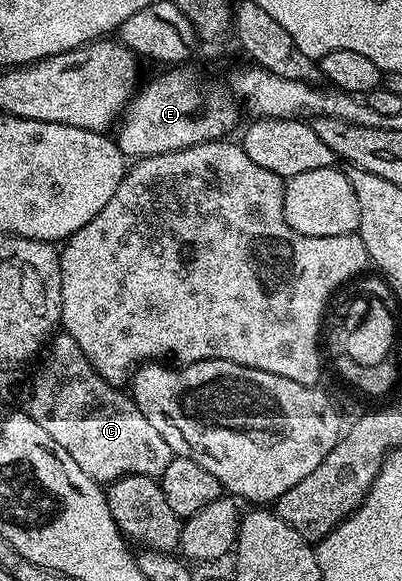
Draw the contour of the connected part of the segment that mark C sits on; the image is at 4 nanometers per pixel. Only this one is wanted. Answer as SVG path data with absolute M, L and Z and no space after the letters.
M65 333L56 334L42 359L43 364L33 371L31 380L30 417L41 425L41 429L45 429L45 433L49 433L49 437L53 437L53 441L57 441L61 449L65 449L65 453L69 453L69 457L73 457L73 461L77 461L77 465L81 465L90 479L99 485L110 485L126 475L162 477L173 458L169 445L165 445L161 433L149 425L145 413L137 409L135 400L126 390L114 387L99 376L73 337Z

